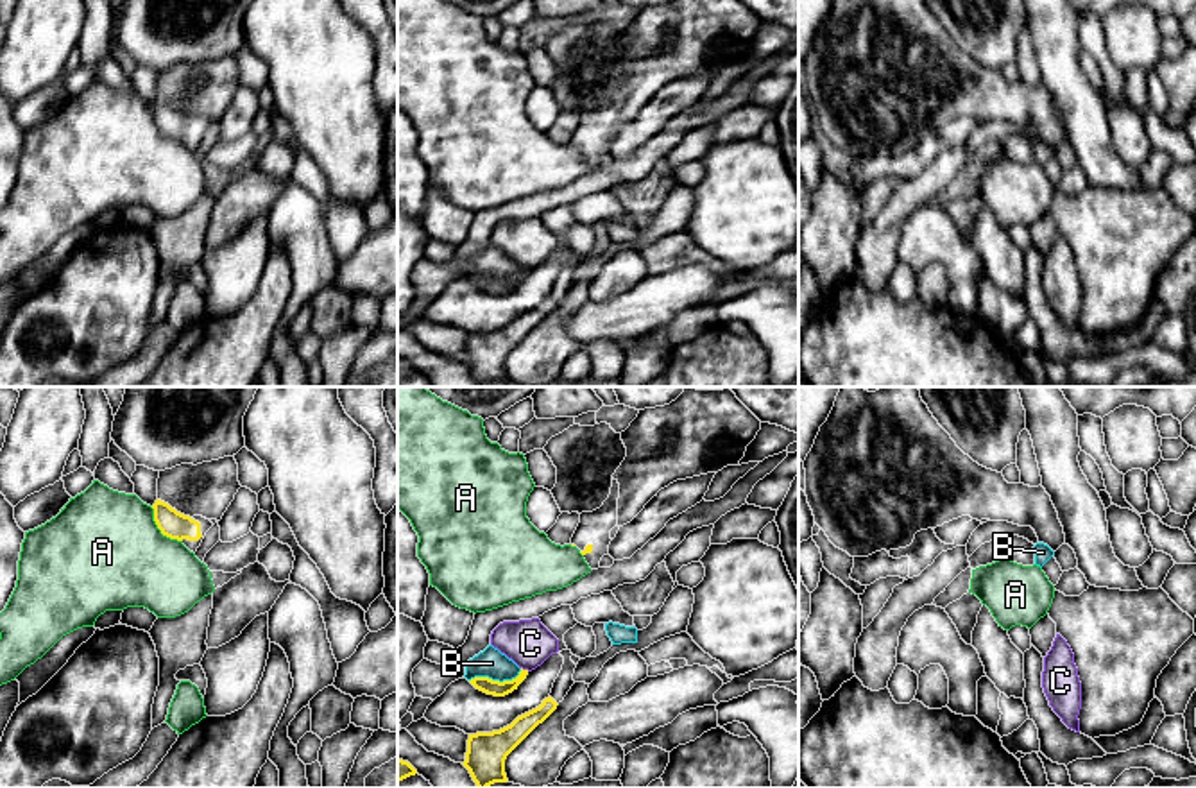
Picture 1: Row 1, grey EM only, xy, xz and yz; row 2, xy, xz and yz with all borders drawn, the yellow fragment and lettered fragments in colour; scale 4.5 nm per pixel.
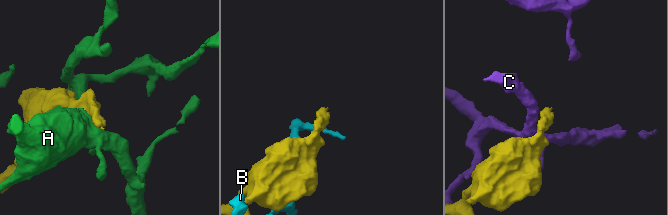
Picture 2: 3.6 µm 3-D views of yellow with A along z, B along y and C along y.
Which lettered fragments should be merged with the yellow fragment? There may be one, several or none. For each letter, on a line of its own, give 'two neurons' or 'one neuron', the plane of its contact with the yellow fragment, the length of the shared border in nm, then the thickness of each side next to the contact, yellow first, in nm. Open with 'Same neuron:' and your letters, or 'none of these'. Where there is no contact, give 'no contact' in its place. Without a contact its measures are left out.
Same neuron: none of these
A: two neurons | xy | 220 nm | 120/480 nm
B: two neurons | xz | 240 nm | 70/130 nm
C: two neurons | xz | 40 nm | 70/220 nm

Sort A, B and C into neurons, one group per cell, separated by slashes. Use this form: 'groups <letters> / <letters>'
groups A / B / C

